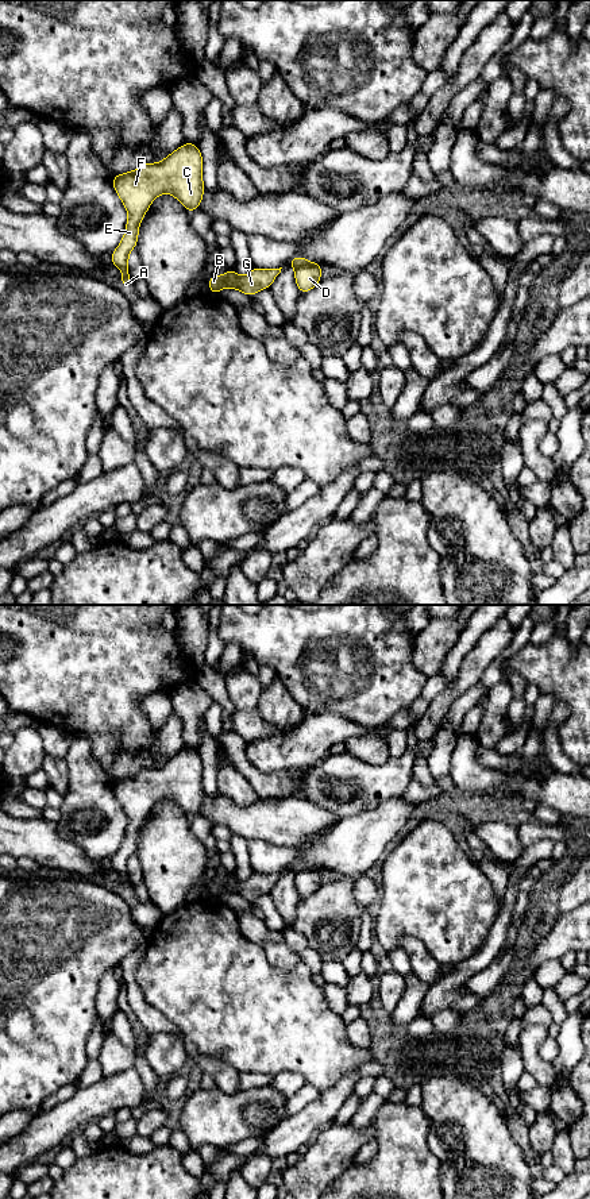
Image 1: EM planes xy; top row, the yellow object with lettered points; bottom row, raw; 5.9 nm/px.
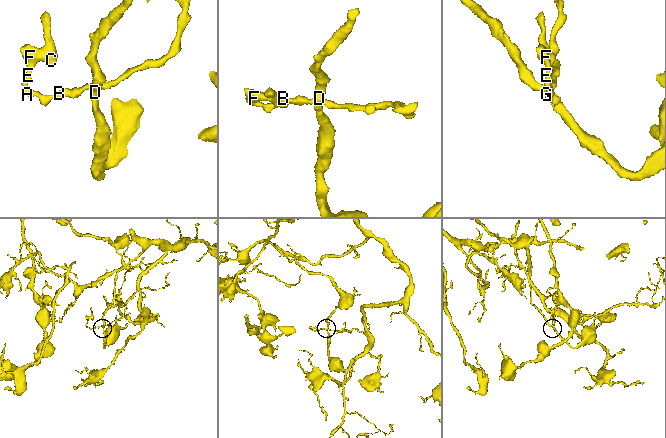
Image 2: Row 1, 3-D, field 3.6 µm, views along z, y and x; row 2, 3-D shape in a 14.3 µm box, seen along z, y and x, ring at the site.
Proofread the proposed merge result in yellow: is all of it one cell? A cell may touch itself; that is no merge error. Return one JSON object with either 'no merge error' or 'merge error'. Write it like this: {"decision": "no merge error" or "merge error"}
{"decision": "no merge error"}

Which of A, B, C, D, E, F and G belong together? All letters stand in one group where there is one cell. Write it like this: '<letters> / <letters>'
A B C D E F G

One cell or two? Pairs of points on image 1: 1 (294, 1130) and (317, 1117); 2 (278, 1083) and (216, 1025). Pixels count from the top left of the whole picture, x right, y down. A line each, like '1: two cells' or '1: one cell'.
1: one cell
2: two cells

